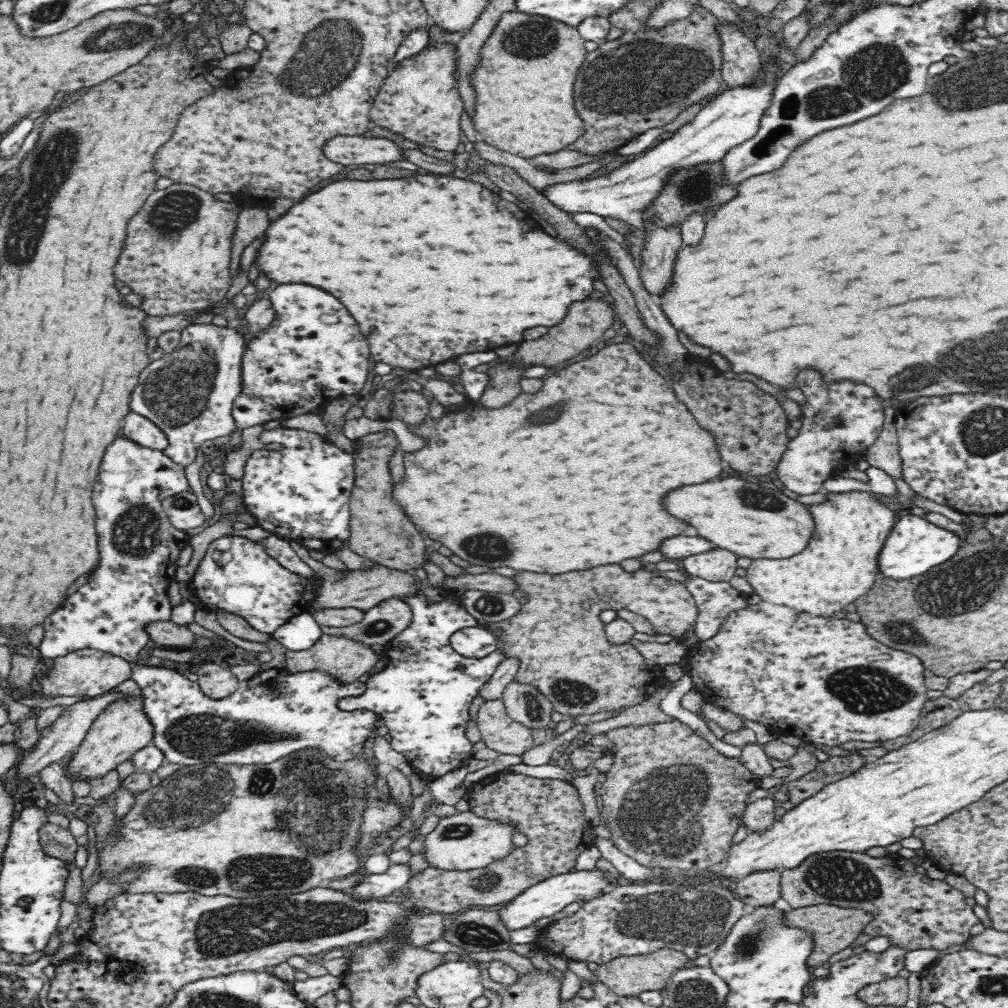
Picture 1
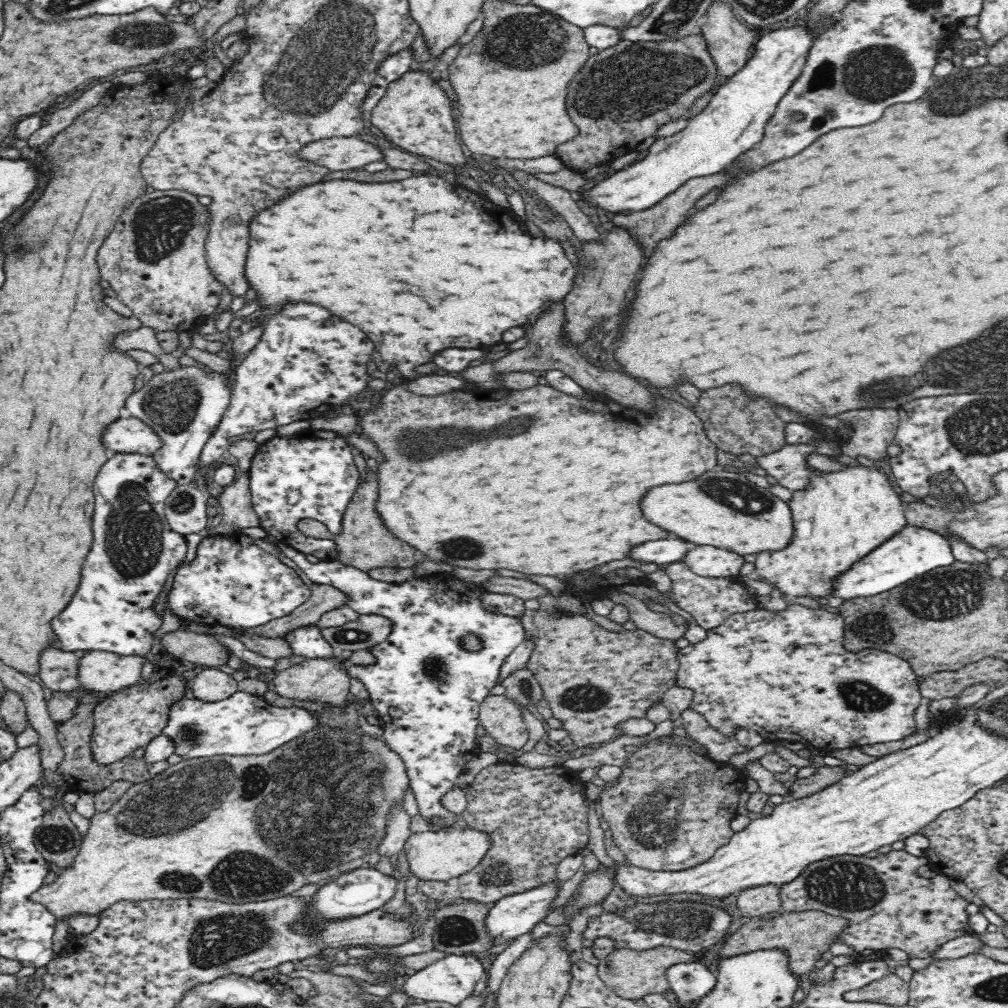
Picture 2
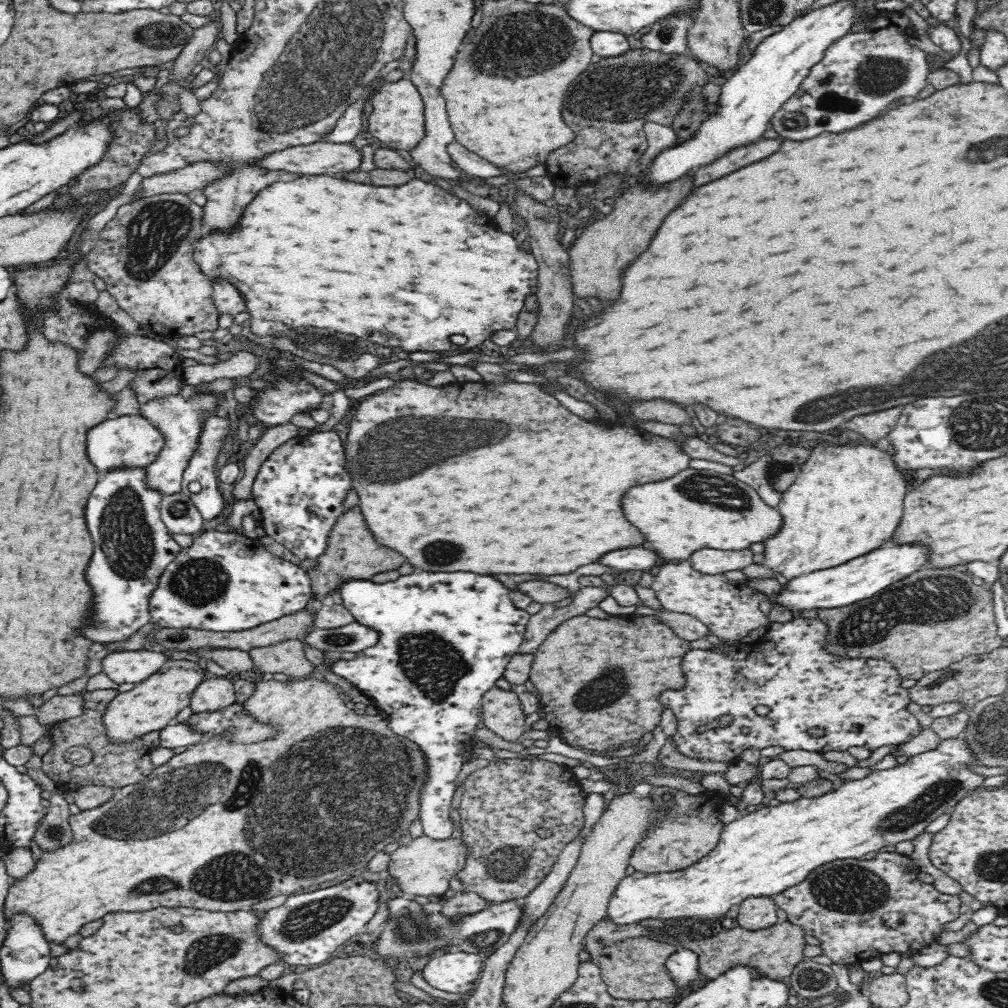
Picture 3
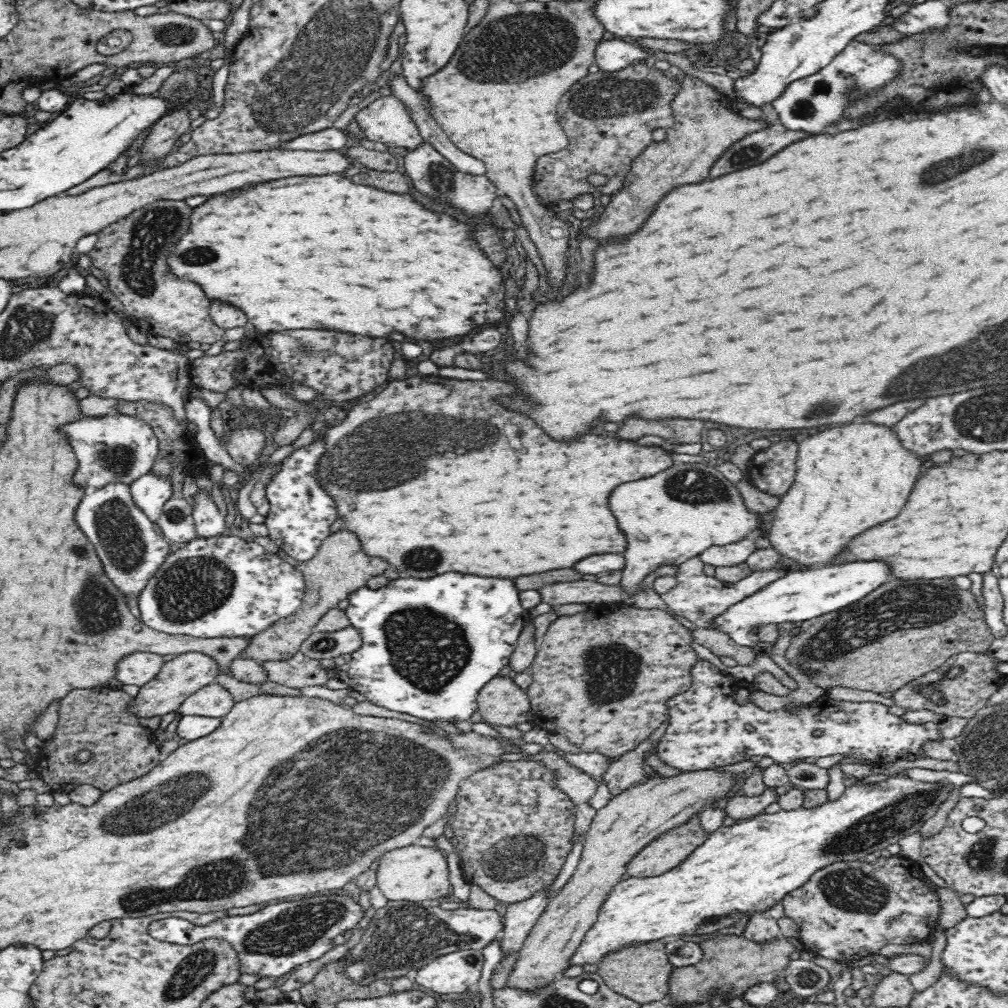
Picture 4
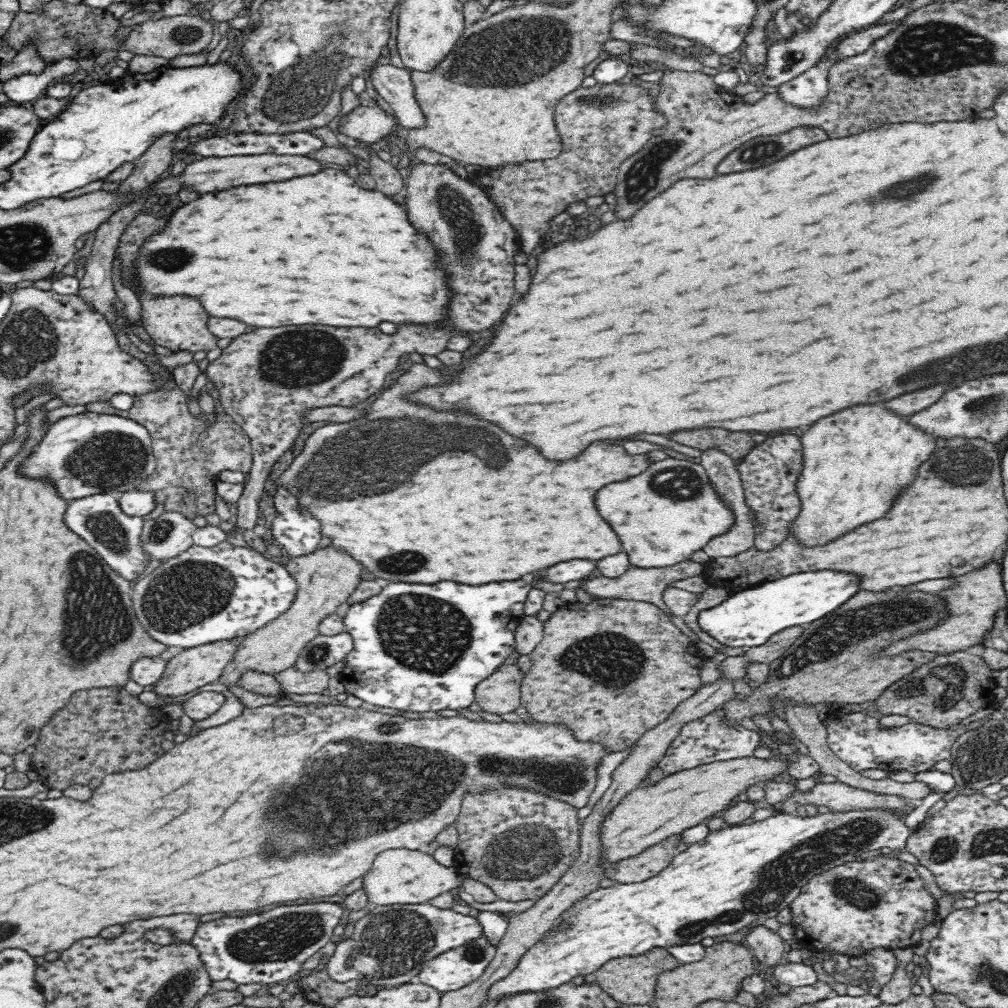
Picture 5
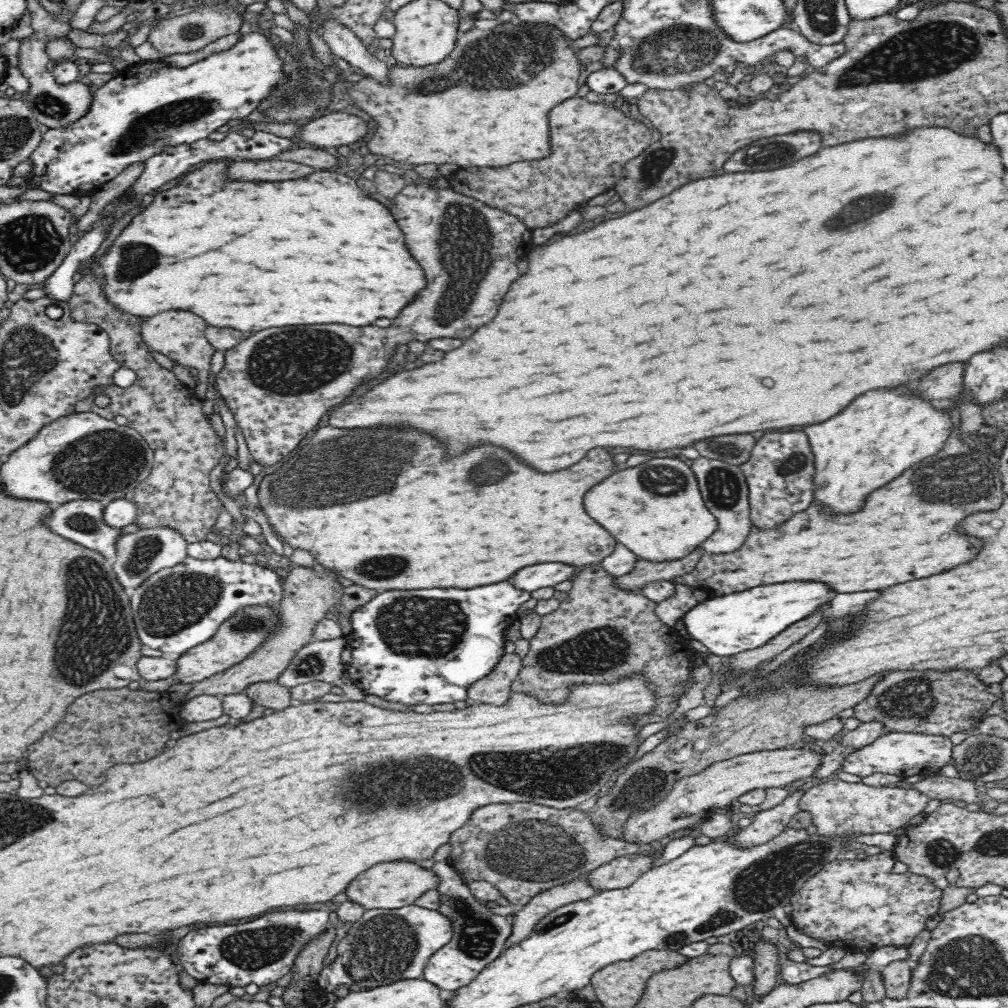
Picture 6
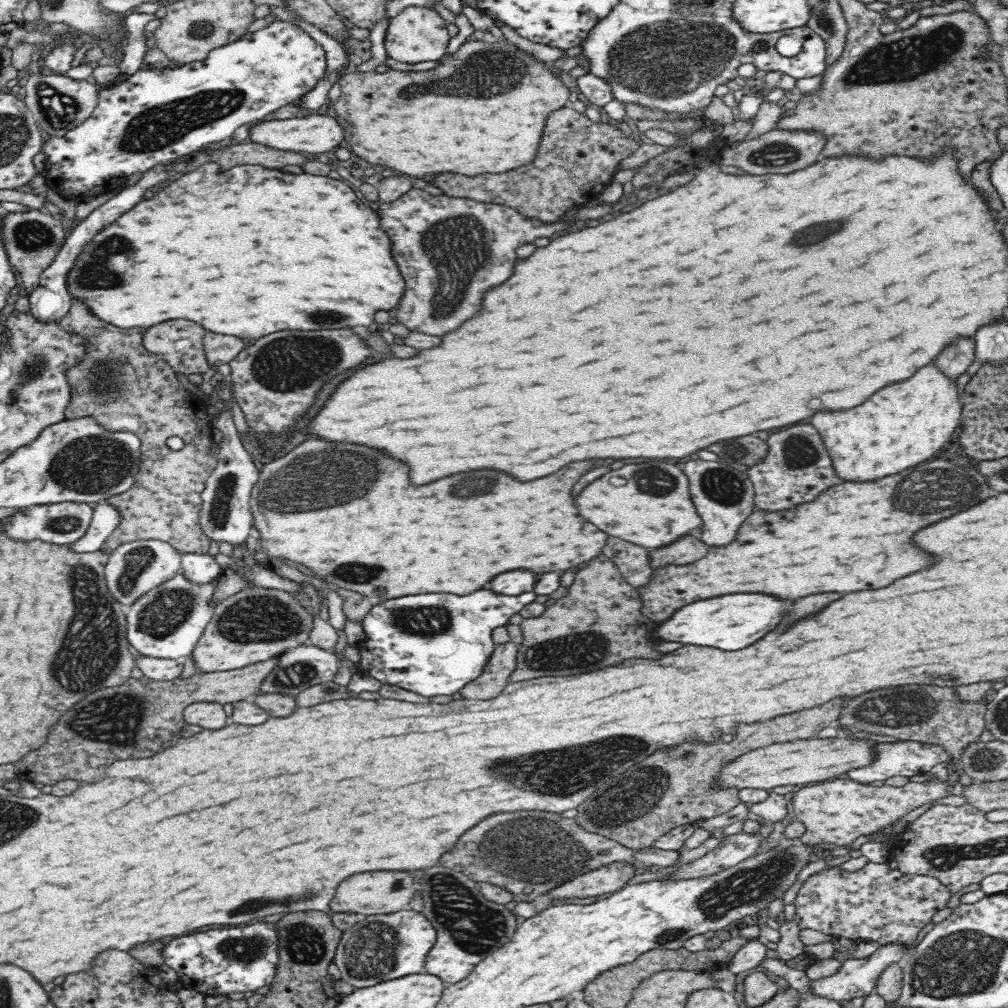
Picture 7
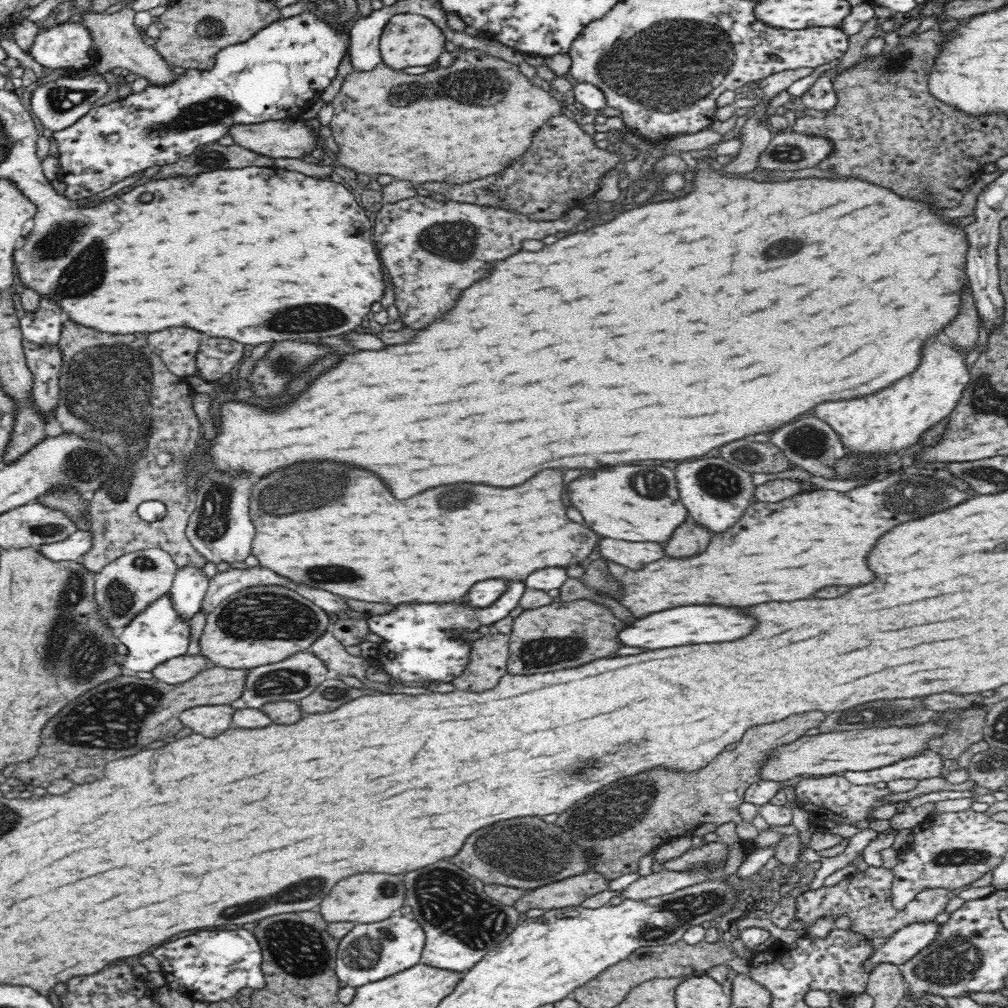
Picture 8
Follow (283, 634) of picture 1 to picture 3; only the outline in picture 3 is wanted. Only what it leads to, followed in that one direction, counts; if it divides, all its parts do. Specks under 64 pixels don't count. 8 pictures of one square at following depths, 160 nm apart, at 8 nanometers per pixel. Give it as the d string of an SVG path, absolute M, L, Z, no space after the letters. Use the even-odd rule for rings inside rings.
M412 572L385 584L352 580L346 582L339 593L355 620L376 631L378 642L356 653L353 660L328 662L329 668L370 696L389 720L389 727L422 749L429 770L418 814L423 834L434 840L449 839L454 835L450 819L450 802L456 788L454 780L460 768L472 758L476 724L483 711L482 694L495 686L494 682L503 676L507 664L519 652L530 616L526 610L514 606L512 590L502 582L474 572ZM578 615L564 620L559 624L545 639L544 645L538 654L535 655L534 663L531 666L529 679L539 696L540 709L544 713L543 718L549 722L550 729L556 730L570 746L578 747L586 751L596 751L604 753L608 750L623 748L624 743L639 740L642 734L653 732L660 726L663 706L660 701L662 692L668 689L680 690L685 687L686 677L682 671L682 662L684 656L693 650L690 641L684 640L678 636L669 624L662 622L656 616L640 615L612 615L605 618L593 618L586 615Z

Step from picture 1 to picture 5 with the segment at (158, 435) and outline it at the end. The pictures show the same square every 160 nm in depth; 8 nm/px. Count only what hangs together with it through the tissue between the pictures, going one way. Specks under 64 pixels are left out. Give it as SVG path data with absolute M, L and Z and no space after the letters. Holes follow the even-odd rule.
M85 411L51 424L22 462L20 474L50 480L64 500L76 500L98 493L118 497L123 492L135 491L156 465L148 429L128 417Z

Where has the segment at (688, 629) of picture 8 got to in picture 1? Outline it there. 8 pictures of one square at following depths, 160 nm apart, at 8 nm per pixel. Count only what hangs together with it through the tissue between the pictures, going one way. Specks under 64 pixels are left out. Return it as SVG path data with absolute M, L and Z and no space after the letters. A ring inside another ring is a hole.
M909 513L900 517L887 537L878 556L878 574L884 580L914 578L951 560L960 548L961 539L954 532L948 532Z

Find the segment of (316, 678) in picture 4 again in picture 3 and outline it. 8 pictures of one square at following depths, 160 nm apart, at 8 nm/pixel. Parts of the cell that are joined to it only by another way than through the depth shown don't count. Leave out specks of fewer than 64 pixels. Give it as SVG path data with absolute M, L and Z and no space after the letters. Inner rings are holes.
M297 638L253 648L249 656L255 667L260 669L266 678L282 672L291 679L306 679L315 670L312 662L305 657L302 641Z

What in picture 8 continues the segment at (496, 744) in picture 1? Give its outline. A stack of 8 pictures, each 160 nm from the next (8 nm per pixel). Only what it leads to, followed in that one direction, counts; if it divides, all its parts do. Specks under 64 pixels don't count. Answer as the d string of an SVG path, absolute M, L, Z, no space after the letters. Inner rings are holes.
M492 629L483 630L483 636L468 642L469 664L460 672L454 686L458 690L488 690L507 673L509 636Z

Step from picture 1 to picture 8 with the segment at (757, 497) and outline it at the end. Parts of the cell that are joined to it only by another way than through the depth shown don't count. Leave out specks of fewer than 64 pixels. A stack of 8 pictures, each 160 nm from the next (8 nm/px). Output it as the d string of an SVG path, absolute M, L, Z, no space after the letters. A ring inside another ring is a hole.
M612 466L608 470L582 474L568 484L568 498L572 506L582 512L588 526L604 538L628 542L666 542L688 518L684 504L678 500L674 472L664 466ZM656 496L668 498L656 502Z

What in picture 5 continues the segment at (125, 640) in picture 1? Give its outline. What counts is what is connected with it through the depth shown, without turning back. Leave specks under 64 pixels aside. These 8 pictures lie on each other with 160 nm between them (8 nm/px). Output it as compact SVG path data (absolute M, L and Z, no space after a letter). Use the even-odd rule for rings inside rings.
M106 493L86 496L86 498L72 499L68 504L66 526L76 532L80 538L94 548L95 552L104 559L122 578L130 582L136 582L138 576L144 576L146 566L150 564L147 554L141 550L140 536L143 532L142 517L131 517L122 514L118 507L118 497Z

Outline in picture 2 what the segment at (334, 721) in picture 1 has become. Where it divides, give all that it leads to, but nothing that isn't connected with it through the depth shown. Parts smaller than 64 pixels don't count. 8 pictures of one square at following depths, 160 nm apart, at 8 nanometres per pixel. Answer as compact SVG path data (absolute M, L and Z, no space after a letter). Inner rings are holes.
M236 691L230 698L206 703L184 697L169 712L163 733L175 742L175 753L186 758L216 755L246 756L266 754L282 744L312 730L316 718L304 708L281 708L266 703L263 697Z

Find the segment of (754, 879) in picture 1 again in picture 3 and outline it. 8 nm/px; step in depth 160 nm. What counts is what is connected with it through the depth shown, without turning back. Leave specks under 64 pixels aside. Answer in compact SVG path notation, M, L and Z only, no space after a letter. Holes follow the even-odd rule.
M752 897L739 904L731 922L746 930L762 930L779 922L777 908L773 897Z

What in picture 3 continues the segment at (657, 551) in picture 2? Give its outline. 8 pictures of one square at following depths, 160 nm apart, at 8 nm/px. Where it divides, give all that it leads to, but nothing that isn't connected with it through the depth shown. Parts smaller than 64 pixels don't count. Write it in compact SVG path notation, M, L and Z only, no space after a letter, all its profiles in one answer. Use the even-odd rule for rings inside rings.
M638 546L638 548L626 548L626 550L604 554L604 558L600 558L598 562L602 566L610 566L615 570L639 574L653 571L657 567L657 555L642 548L642 546Z

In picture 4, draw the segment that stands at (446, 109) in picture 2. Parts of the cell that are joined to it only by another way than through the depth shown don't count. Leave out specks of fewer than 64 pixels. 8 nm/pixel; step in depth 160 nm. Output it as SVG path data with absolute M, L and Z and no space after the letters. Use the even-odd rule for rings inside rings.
M394 95L374 100L356 113L354 120L371 144L382 142L413 151L424 143L410 113L398 99L394 99Z

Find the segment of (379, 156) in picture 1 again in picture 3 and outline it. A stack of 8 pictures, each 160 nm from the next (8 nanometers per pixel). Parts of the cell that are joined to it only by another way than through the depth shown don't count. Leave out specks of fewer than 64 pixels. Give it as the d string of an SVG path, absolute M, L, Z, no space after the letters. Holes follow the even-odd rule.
M318 141L309 145L298 145L278 152L270 152L256 160L254 166L268 170L286 170L292 174L336 174L356 170L362 162L359 142L330 144Z

